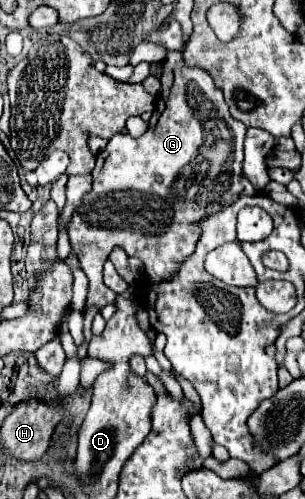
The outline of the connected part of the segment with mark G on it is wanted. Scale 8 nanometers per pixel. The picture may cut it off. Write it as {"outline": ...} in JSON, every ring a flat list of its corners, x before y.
{"outline":[[181,50,167,52,161,74,161,96,157,98,159,114,153,120,151,130,141,138,131,138,127,132,115,134,105,150,97,154,97,164,93,168,93,190,83,198,83,204,73,214,69,224,71,246,77,252,83,272,91,284,91,296,87,296,85,312,93,306,99,310,113,304,117,294,103,282,103,262,113,246,121,246,129,256,143,260,151,282,167,278,183,258,187,258,197,244,199,228,195,222,211,212,215,204,227,206,235,202,239,194,255,194,257,188,243,178,243,140,247,126,229,114,229,106,223,100,223,92,215,86,211,74,197,66,187,66]]}

